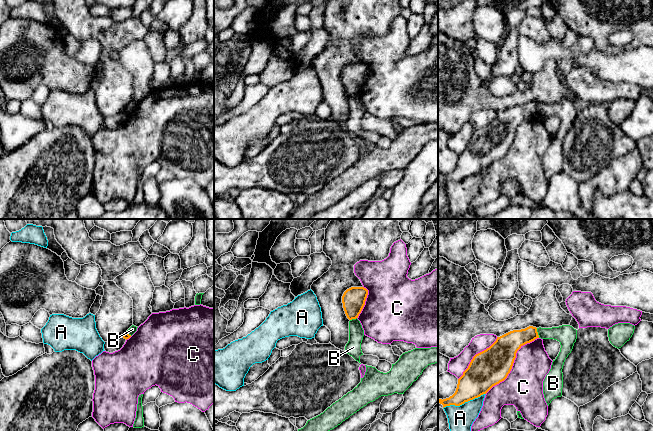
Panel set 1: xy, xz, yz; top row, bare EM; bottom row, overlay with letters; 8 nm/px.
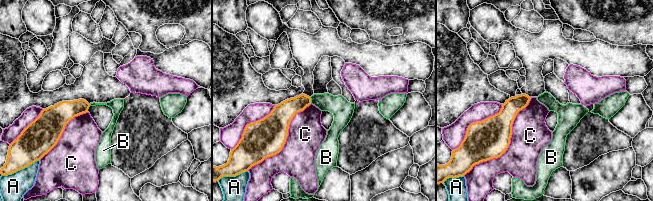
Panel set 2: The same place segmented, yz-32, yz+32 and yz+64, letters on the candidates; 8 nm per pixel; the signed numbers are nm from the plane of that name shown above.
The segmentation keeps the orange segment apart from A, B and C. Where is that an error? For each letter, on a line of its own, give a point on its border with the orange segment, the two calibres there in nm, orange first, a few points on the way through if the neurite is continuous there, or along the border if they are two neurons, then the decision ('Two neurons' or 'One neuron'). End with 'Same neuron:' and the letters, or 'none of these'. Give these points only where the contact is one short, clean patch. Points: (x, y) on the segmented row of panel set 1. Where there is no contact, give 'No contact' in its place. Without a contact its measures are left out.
A: Touches orange at yz (464, 402). Thickness 260 nm (orange) against 200 nm. Two neurons
B: Touches orange at yz (537, 333). Thickness 180 nm (orange) against 160 nm. Boundary: yz (536, 328), (539, 337). Two neurons
C: Touches orange at yz (512, 364). Thickness 300 nm (orange) against 320 nm. Two neurons
Same neuron: none of these

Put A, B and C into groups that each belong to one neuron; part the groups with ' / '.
A / B / C

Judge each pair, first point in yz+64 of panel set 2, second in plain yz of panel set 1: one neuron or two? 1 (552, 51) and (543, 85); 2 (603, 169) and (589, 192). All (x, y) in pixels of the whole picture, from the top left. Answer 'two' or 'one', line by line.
1: two
2: one

